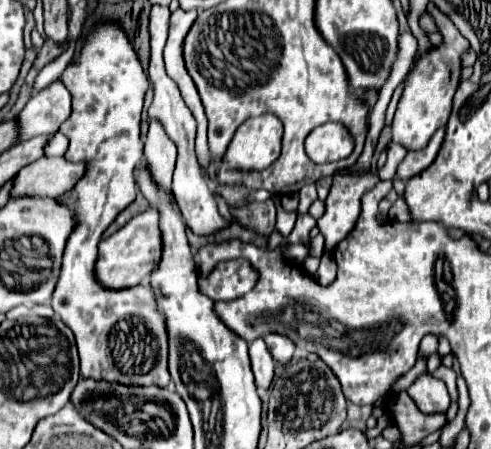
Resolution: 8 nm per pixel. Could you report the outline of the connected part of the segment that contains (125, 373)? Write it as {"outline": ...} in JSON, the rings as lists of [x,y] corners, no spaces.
{"outline":[[[116,24],[96,26],[80,52],[80,58],[66,68],[60,76],[72,94],[72,114],[60,126],[60,132],[68,136],[70,148],[66,158],[70,162],[86,160],[88,168],[84,178],[74,186],[74,190],[62,194],[58,202],[68,204],[76,212],[76,228],[66,244],[62,274],[52,294],[52,308],[62,318],[62,322],[74,332],[78,354],[80,354],[80,374],[82,378],[106,380],[126,386],[160,386],[166,388],[170,382],[168,374],[168,338],[164,316],[156,310],[156,300],[152,298],[150,284],[138,284],[132,290],[110,290],[96,280],[96,258],[98,242],[102,232],[114,222],[114,218],[134,202],[138,188],[135,179],[146,165],[143,160],[144,144],[140,142],[140,114],[144,104],[144,94],[148,90],[146,74],[136,58],[136,52],[126,38],[124,30]]]}

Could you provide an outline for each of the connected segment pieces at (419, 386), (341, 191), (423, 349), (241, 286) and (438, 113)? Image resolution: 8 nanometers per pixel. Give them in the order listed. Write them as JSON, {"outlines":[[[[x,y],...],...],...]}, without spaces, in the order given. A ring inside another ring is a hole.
{"outlines":[[[[422,374],[410,388],[408,396],[416,402],[416,406],[424,414],[446,414],[450,408],[450,396],[446,384],[442,380],[432,378],[430,374]]],[[[340,170],[334,174],[334,184],[332,184],[332,190],[328,194],[328,200],[326,200],[326,204],[328,204],[326,212],[318,220],[318,228],[324,234],[328,248],[334,248],[342,238],[346,238],[346,234],[350,234],[350,230],[352,230],[352,226],[360,214],[362,194],[368,192],[376,182],[378,182],[378,176],[372,176],[370,172],[366,172],[364,176],[352,176],[348,170]]],[[[426,336],[420,344],[420,352],[418,352],[418,358],[428,358],[432,356],[434,352],[438,350],[438,340],[434,336]]],[[[244,258],[220,262],[210,278],[198,280],[200,290],[212,300],[234,300],[256,286],[258,274]]],[[[432,2],[428,4],[428,12],[434,16],[436,24],[440,26],[440,34],[444,36],[444,44],[430,50],[420,62],[416,64],[414,72],[410,74],[406,88],[402,92],[402,98],[398,102],[398,110],[392,122],[392,140],[400,142],[408,150],[422,150],[426,142],[430,142],[432,134],[438,130],[438,126],[444,126],[448,122],[450,110],[452,110],[452,98],[460,82],[460,56],[468,48],[468,40],[458,32],[458,28],[446,18]]]]}

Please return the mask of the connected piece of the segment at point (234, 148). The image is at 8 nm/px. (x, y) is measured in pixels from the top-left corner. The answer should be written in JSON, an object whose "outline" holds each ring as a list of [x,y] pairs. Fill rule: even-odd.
{"outline":[[[262,114],[251,117],[236,130],[224,162],[242,172],[264,170],[278,160],[280,150],[282,122],[274,114]]]}

